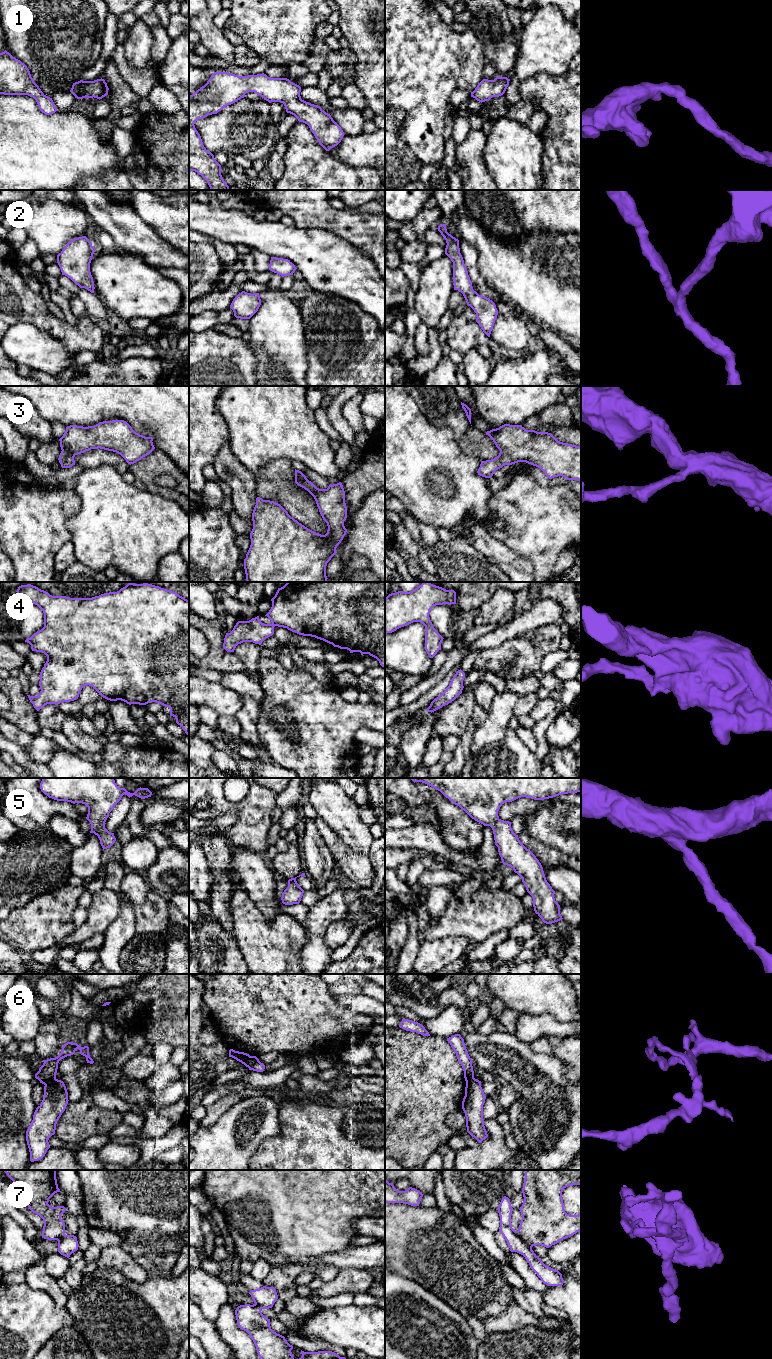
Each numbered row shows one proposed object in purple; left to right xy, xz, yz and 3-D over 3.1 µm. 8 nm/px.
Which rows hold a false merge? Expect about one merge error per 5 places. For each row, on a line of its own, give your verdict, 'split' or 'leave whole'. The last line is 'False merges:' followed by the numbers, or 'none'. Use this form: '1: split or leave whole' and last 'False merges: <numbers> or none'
1: leave whole
2: leave whole
3: leave whole
4: leave whole
5: leave whole
6: split
7: split
False merges: 6, 7

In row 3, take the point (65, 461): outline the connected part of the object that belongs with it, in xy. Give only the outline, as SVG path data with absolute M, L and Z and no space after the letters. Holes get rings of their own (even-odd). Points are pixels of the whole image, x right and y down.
M124 420L99 422L94 426L70 425L59 439L62 468L75 465L74 457L91 449L104 449L120 454L128 464L134 464L154 449L153 438L136 433Z

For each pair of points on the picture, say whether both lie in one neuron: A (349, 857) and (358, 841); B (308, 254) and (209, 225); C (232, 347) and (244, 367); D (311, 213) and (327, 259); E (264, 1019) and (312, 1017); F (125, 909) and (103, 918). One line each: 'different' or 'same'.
A: different
B: same
C: same
D: different
E: same
F: different

